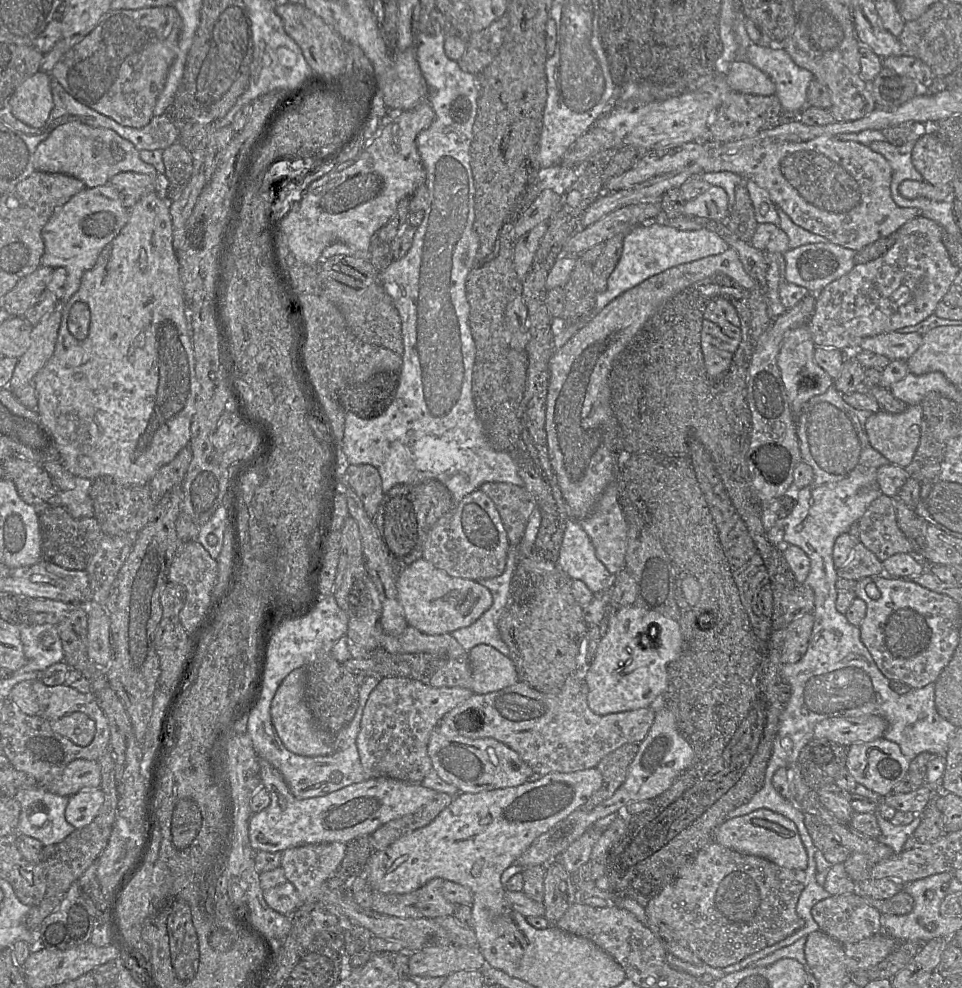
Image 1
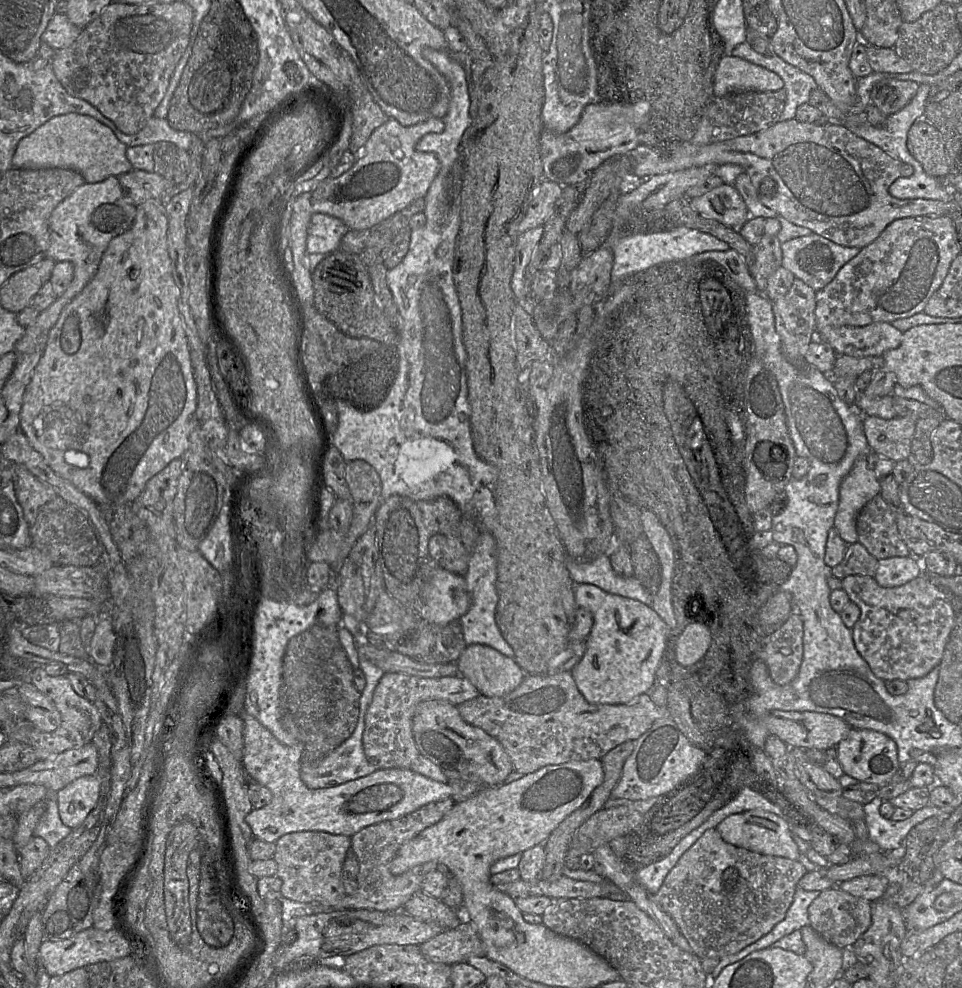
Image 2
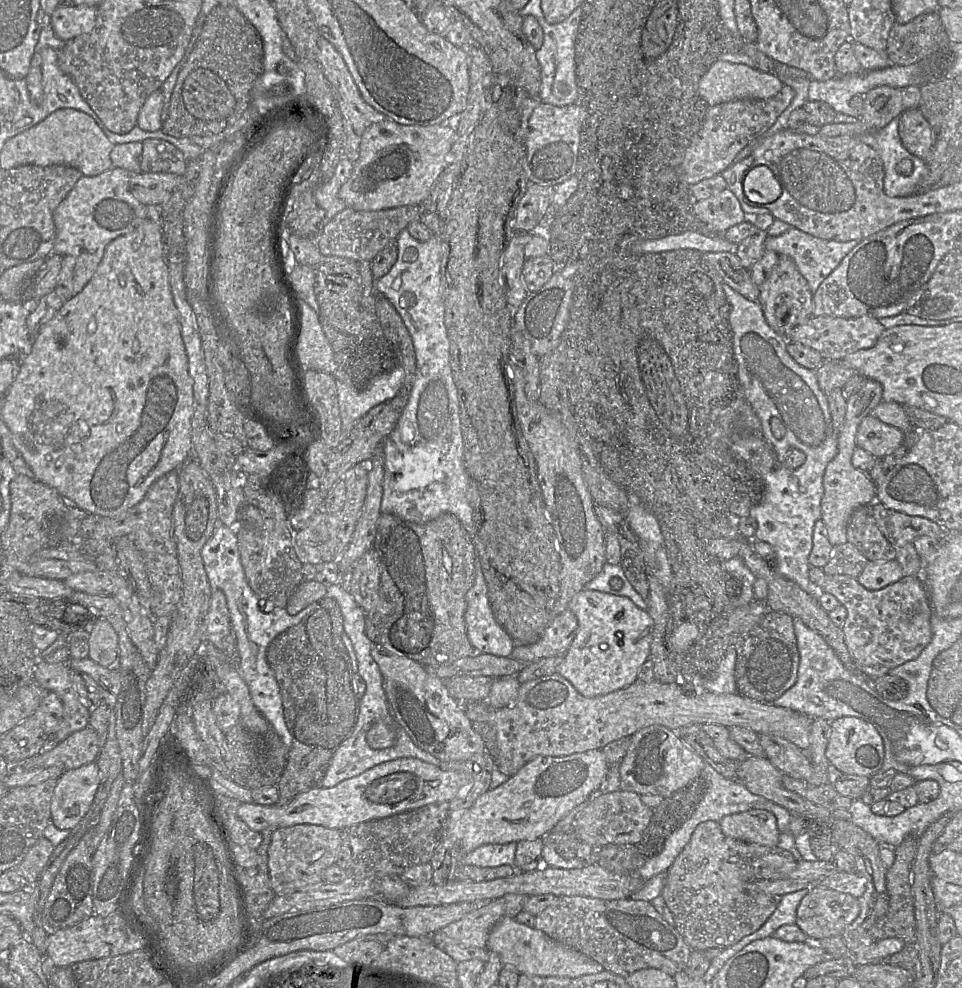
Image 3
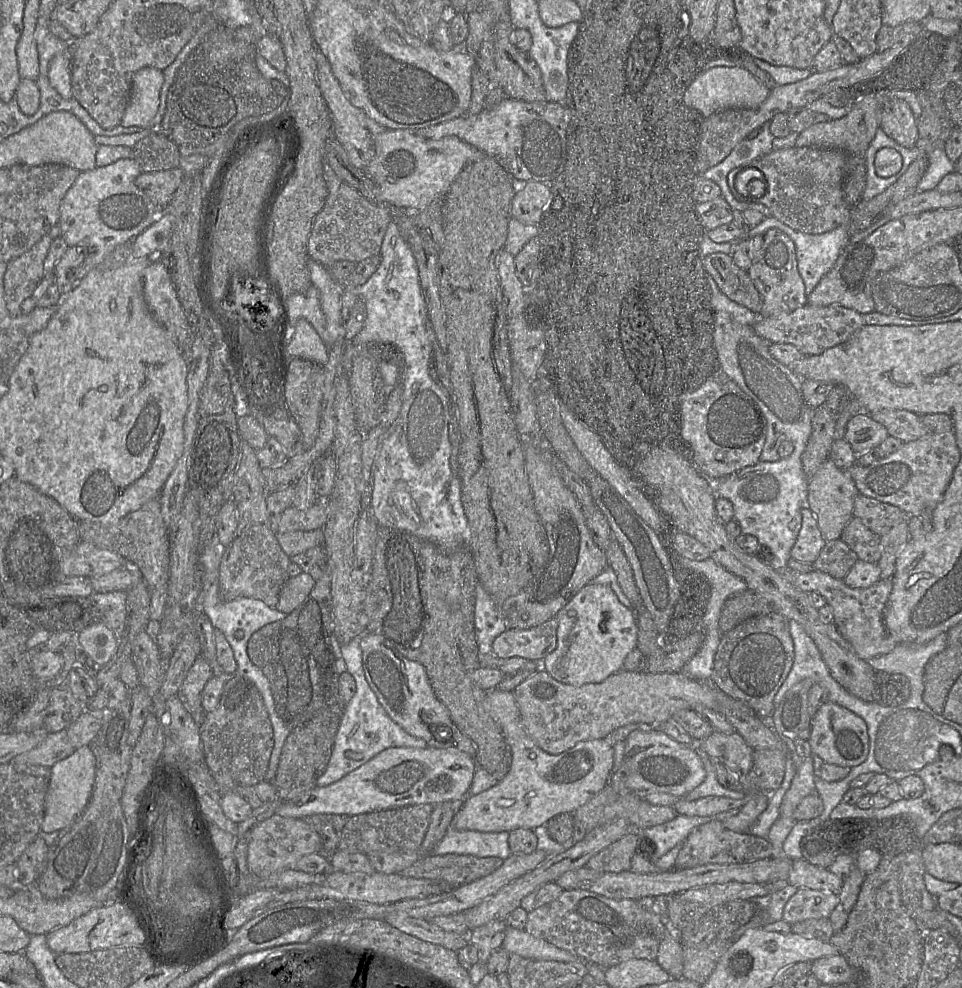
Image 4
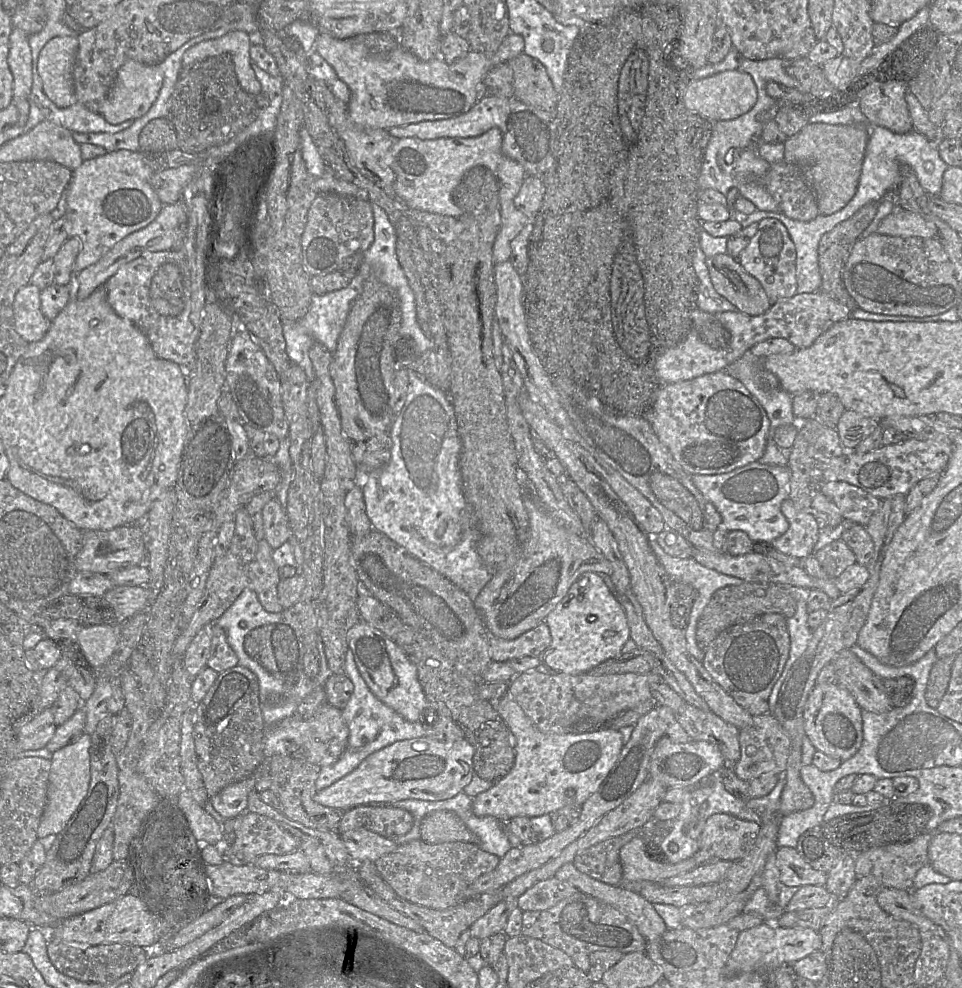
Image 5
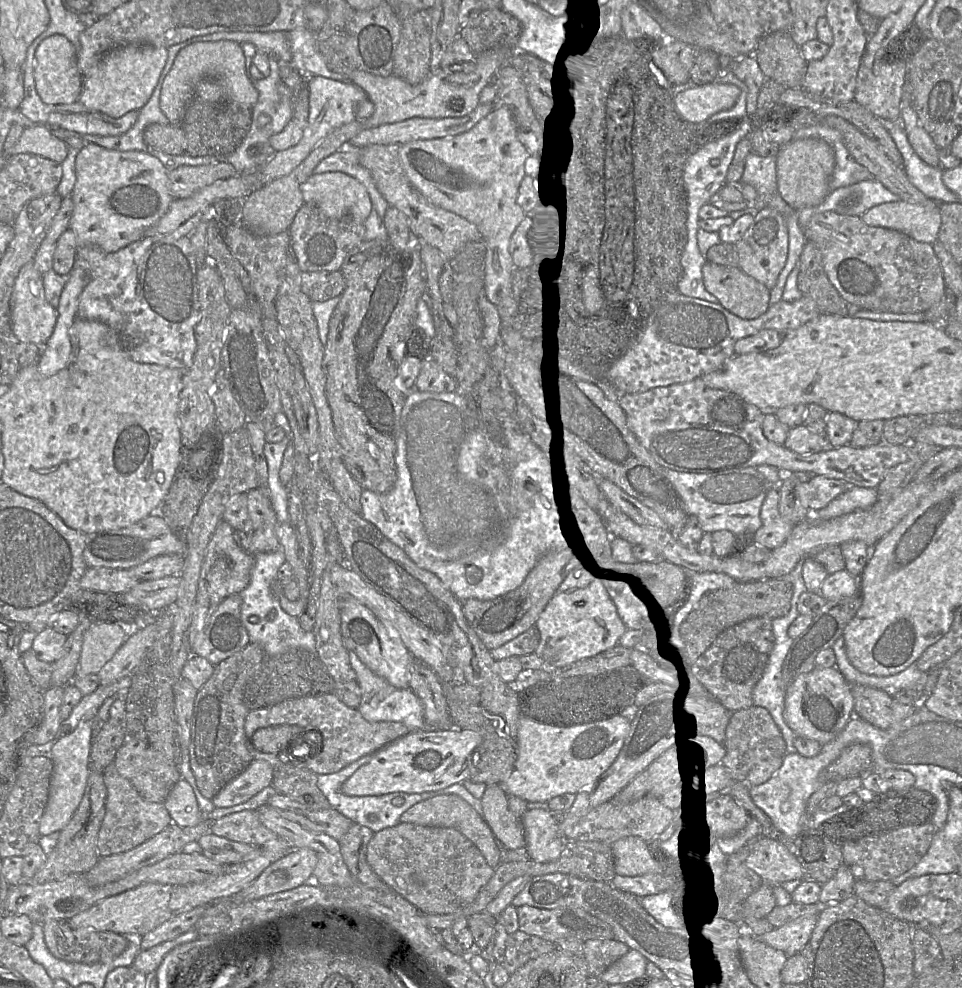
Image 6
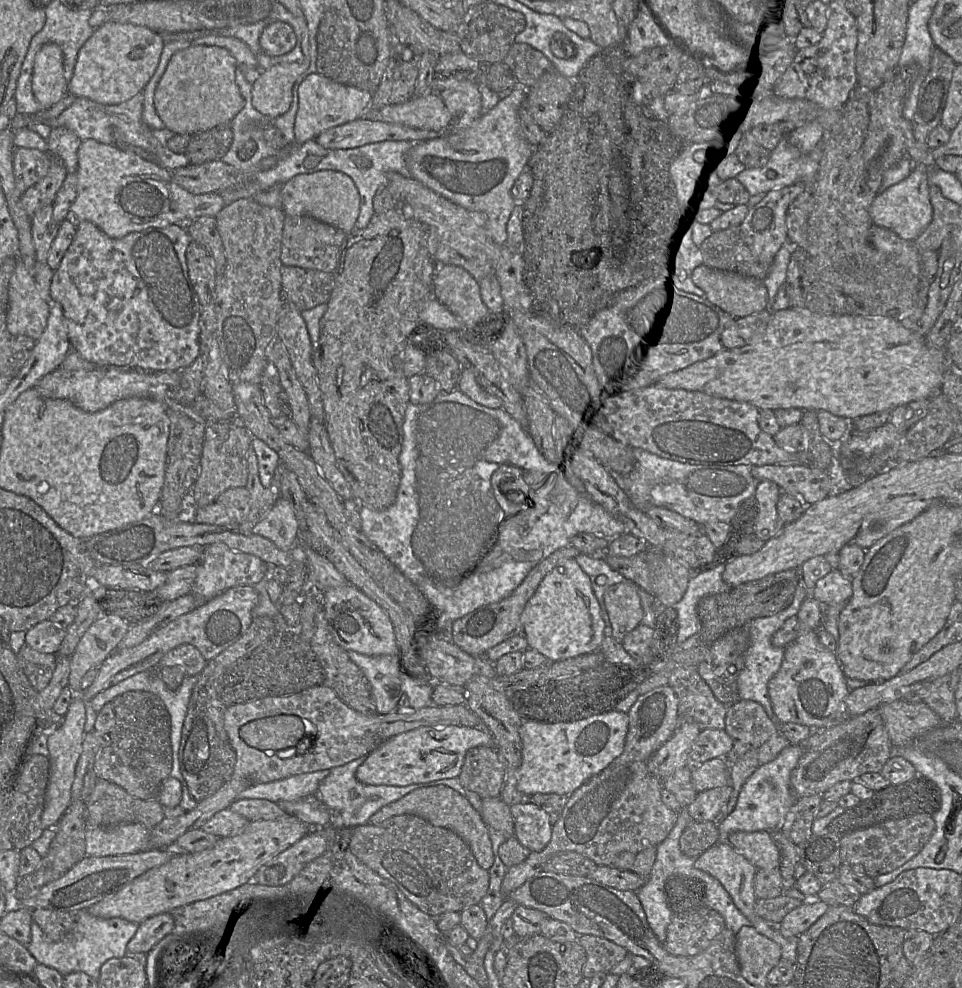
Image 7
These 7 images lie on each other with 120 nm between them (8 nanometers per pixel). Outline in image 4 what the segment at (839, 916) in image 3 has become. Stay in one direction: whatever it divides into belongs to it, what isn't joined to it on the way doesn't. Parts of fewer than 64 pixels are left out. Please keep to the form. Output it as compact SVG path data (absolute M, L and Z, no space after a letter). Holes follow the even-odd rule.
M799 888L784 908L783 920L794 924L807 919L829 918L839 902L839 894Z

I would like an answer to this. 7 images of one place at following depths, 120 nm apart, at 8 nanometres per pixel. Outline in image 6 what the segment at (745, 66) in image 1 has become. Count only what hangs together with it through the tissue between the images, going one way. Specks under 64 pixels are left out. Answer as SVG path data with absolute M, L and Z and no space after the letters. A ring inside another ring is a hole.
M711 82L680 91L674 106L683 119L698 123L731 109L739 95L740 89L733 84Z

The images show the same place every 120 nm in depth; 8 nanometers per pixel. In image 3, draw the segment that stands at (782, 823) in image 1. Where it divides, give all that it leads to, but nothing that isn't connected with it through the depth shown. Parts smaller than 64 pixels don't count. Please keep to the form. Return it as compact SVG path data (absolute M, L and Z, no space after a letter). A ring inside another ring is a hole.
M751 809L723 817L720 822L722 832L731 838L764 846L778 846L780 832L775 815L764 809Z

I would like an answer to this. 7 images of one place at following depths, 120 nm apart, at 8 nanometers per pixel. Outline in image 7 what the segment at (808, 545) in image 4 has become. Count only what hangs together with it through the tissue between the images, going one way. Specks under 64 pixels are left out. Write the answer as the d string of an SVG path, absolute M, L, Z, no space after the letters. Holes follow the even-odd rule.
M759 481L754 498L757 504L757 522L753 534L764 542L777 536L785 526L777 513L782 491L772 481Z

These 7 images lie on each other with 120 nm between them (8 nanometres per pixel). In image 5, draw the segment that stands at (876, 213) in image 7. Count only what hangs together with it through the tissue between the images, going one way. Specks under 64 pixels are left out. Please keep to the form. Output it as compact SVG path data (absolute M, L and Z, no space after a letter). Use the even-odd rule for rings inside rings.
M896 209L884 217L876 233L901 237L937 237L936 225L917 212Z

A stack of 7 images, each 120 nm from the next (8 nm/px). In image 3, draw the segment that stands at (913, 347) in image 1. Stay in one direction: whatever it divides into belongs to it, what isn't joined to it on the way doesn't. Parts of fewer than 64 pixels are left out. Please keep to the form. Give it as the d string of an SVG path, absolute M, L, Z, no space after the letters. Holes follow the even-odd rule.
M812 316L806 323L795 327L786 338L788 342L800 343L816 350L824 360L842 360L858 350L873 347L885 329L878 319L870 316Z

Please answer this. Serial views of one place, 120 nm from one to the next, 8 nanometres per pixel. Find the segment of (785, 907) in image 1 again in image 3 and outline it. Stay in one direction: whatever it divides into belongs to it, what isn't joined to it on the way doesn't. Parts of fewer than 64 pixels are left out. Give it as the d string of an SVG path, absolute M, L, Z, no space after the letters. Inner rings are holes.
M706 821L696 827L689 842L666 872L661 896L673 915L674 927L692 950L725 949L759 930L781 900L780 895L748 892L745 884L766 880L759 878L759 873L763 869L789 872L796 867L796 861L788 850L779 846L764 846L728 837L722 832L718 822Z

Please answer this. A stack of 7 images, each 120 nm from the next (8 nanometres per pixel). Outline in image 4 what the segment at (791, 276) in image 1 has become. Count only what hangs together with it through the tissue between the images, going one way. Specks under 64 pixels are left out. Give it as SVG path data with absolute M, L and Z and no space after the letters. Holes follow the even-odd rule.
M773 216L764 217L760 224L750 227L746 237L755 235L763 236L764 233L770 228L780 229L794 242L798 270L804 281L805 292L807 296L813 292L820 280L832 269L840 253L850 241L849 223L829 232L821 234L809 234L794 230Z

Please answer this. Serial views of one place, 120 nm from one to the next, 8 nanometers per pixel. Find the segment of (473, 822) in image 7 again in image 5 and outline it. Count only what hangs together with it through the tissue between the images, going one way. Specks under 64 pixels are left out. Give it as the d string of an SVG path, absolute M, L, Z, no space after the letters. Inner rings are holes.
M439 810L426 815L420 825L421 840L429 844L461 841L477 844L476 836L451 811Z

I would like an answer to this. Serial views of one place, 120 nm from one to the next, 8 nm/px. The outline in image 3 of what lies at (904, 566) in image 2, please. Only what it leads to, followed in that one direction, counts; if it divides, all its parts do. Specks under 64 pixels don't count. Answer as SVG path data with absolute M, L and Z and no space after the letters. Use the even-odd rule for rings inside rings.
M893 559L868 561L856 579L866 589L878 590L899 581L903 576L900 564Z

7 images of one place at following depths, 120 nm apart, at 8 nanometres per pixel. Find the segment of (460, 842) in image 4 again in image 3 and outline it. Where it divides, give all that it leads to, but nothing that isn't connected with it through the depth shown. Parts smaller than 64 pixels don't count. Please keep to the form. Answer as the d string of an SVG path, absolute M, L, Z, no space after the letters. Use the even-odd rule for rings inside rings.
M516 843L485 844L466 854L462 863L479 867L515 864Z

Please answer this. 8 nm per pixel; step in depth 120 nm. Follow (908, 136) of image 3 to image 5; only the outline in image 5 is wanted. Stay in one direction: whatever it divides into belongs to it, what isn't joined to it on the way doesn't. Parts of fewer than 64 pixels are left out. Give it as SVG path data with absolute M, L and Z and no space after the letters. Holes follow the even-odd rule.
M899 80L874 81L861 90L856 105L867 118L867 123L881 126L898 134L904 134L913 130L906 102L908 83Z

